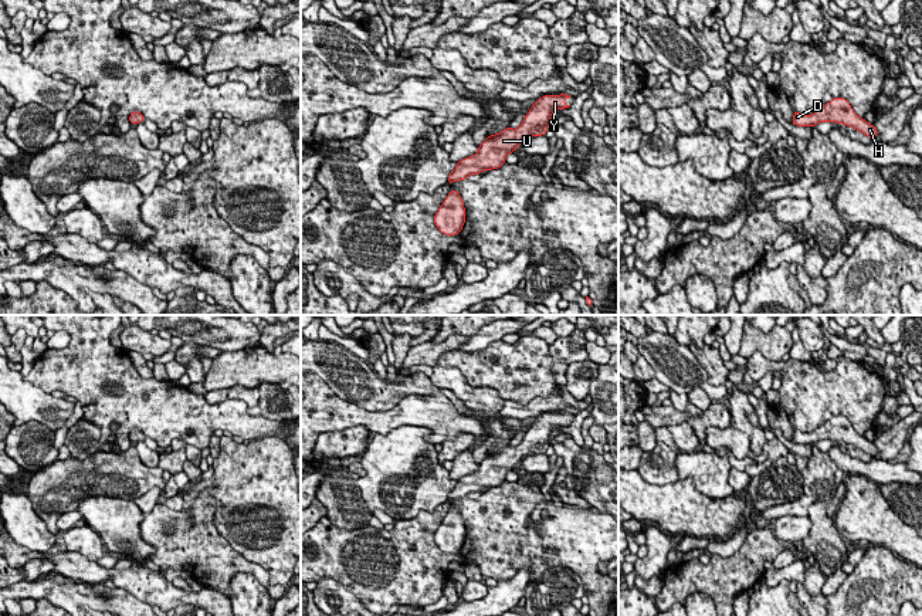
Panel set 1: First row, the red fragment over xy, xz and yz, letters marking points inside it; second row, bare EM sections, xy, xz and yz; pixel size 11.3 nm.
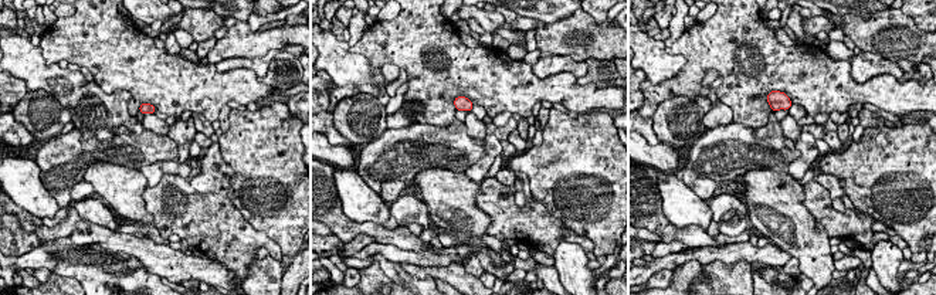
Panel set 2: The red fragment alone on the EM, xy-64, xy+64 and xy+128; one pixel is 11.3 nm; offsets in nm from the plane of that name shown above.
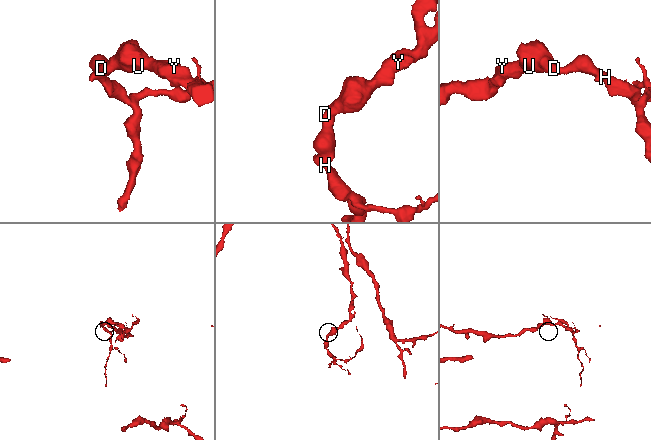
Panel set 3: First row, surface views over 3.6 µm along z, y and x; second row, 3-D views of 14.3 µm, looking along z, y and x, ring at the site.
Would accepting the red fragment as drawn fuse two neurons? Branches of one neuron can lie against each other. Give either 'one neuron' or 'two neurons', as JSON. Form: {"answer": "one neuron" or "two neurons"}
{"answer": "one neuron"}

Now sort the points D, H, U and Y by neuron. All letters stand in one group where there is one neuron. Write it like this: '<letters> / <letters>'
D H U Y

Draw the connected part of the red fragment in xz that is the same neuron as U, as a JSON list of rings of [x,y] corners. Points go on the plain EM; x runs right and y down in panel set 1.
[[[567,412],[545,413],[539,416],[525,433],[519,446],[505,446],[502,450],[489,453],[479,464],[478,470],[461,477],[448,494],[448,502],[464,498],[470,493],[479,493],[482,488],[498,487],[505,483],[509,471],[515,470],[523,457],[529,454],[543,454],[550,444],[550,433],[555,427],[567,427],[570,423],[565,417]]]

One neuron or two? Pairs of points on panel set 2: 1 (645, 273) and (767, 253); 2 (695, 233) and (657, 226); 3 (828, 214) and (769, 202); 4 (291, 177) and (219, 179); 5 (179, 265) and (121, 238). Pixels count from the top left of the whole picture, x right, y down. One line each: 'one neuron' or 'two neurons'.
1: one neuron
2: one neuron
3: two neurons
4: two neurons
5: one neuron

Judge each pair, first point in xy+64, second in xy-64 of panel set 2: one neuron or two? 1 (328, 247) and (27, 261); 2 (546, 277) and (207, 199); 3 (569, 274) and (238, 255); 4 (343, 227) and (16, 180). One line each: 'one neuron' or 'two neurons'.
1: two neurons
2: two neurons
3: two neurons
4: two neurons

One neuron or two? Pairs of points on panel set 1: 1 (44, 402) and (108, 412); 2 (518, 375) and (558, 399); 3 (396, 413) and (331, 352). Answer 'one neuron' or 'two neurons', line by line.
1: two neurons
2: two neurons
3: two neurons

